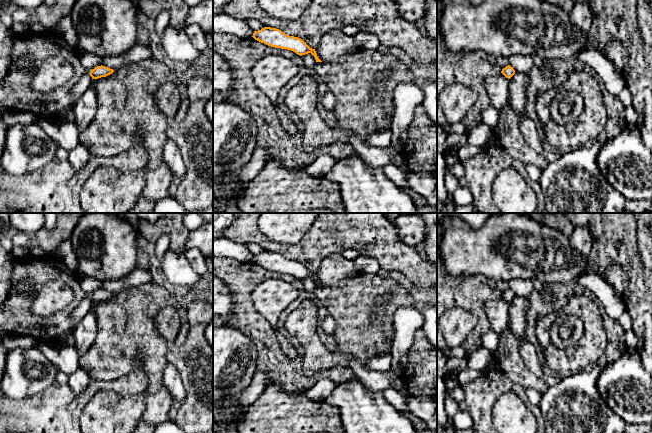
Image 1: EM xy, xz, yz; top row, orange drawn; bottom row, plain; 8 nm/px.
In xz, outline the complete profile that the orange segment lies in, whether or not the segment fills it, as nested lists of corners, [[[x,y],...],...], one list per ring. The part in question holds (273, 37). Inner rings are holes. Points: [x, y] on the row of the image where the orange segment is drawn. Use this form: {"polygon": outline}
{"polygon": [[[264,27],[261,30],[254,31],[252,37],[268,46],[291,50],[300,56],[311,53],[316,62],[322,62],[315,49],[310,48],[306,42],[298,37],[286,35],[279,29]]]}

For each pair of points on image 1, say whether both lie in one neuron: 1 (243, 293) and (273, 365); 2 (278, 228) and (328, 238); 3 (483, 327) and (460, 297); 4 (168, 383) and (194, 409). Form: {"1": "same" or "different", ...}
{"1": "same", "2": "different", "3": "same", "4": "different"}

